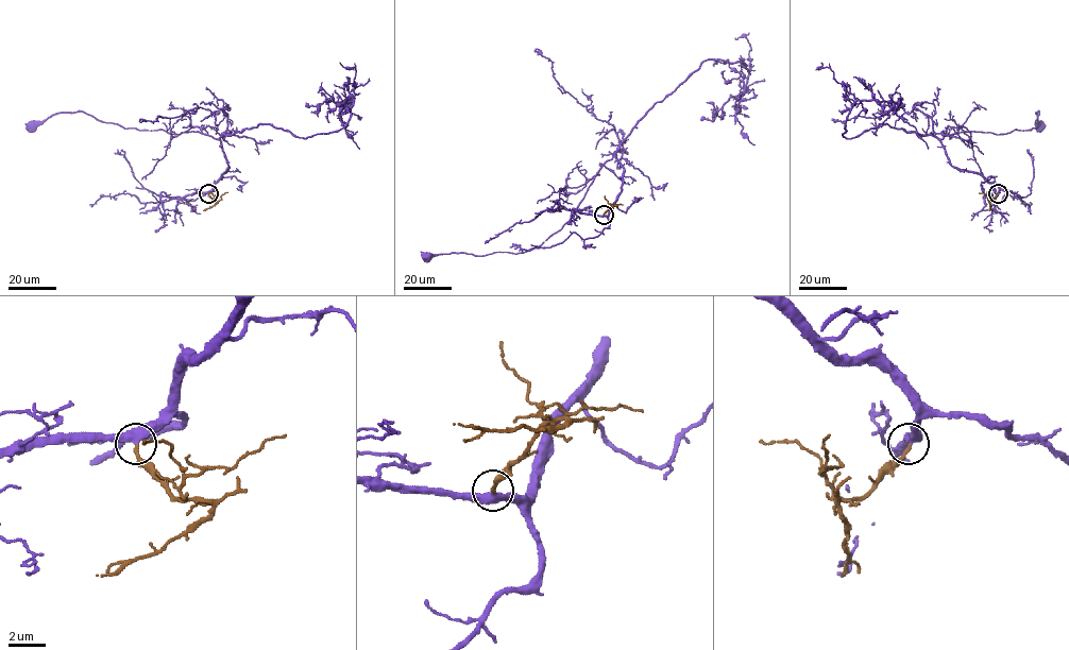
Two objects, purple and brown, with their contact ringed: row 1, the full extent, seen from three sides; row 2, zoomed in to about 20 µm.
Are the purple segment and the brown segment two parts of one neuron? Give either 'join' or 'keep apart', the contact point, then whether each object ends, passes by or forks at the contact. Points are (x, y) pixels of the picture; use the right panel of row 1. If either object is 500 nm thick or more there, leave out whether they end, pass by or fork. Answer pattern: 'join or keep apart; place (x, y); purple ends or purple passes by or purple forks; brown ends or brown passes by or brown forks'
join; place (998, 193); purple passes by; brown ends

